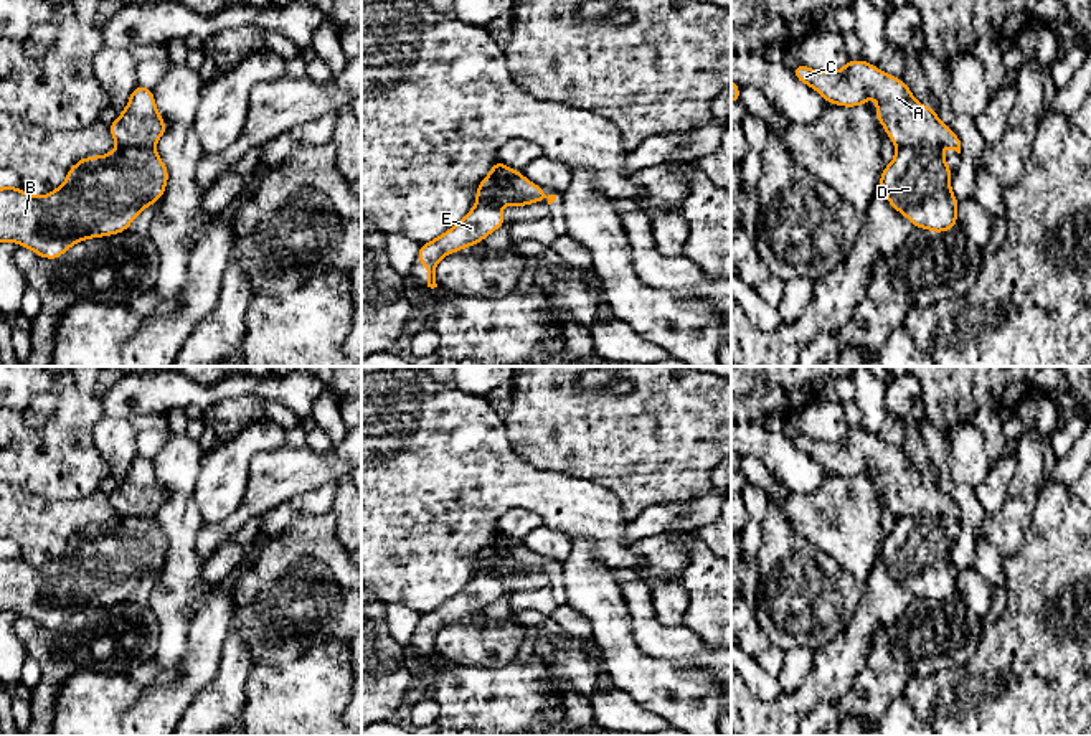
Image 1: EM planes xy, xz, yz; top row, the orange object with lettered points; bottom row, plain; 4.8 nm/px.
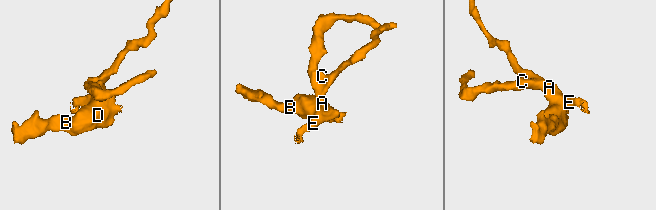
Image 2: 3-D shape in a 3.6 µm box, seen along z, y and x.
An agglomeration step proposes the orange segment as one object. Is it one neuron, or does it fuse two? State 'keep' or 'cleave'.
cleave

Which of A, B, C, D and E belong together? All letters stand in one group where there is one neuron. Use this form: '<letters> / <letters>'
A C E / B D

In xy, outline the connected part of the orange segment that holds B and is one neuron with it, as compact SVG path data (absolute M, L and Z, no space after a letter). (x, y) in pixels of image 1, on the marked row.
M117 147L74 163L63 185L45 196L18 186L0 188L0 243L13 241L40 257L58 259L83 239L127 231L142 210L165 193L168 170L153 147Z

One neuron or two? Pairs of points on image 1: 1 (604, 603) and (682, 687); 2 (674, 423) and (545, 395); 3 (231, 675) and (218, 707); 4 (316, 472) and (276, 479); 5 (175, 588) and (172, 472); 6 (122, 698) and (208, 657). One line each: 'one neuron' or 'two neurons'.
1: one neuron
2: one neuron
3: one neuron
4: one neuron
5: one neuron
6: two neurons

